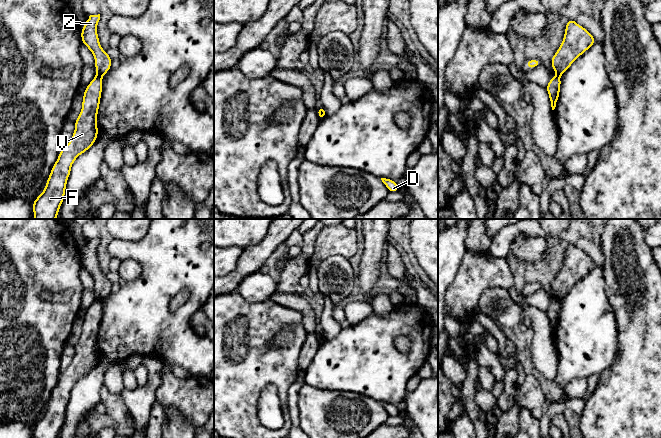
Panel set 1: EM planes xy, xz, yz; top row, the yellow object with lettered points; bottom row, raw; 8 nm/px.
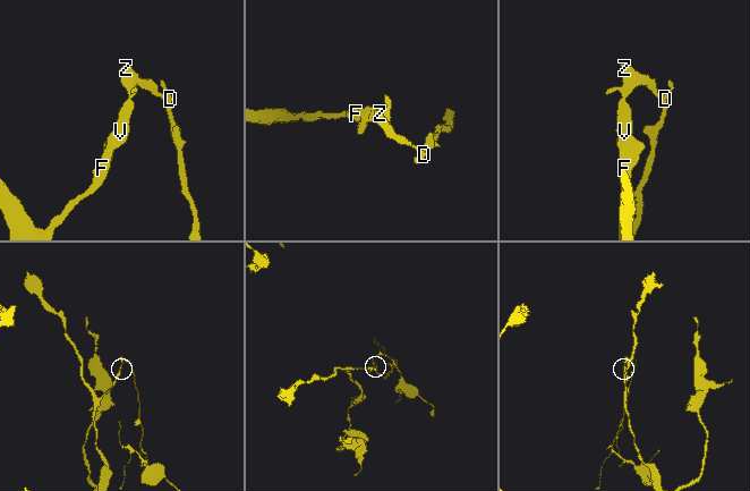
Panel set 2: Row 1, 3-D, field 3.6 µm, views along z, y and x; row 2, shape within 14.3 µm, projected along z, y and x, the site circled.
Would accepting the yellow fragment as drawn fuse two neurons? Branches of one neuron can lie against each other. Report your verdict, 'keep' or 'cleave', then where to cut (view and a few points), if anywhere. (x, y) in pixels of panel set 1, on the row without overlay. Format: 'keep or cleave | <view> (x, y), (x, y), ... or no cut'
cleave | xy (97, 298), (101, 300)

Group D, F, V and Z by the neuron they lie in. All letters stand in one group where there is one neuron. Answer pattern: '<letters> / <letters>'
D Z / F V

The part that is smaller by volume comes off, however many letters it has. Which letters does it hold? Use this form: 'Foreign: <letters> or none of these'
Foreign: D, Z

